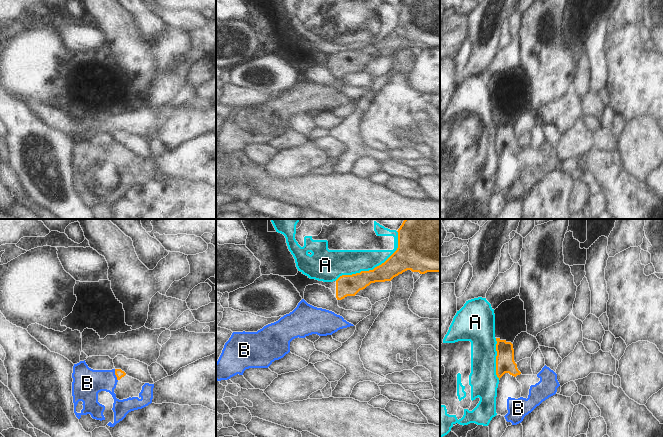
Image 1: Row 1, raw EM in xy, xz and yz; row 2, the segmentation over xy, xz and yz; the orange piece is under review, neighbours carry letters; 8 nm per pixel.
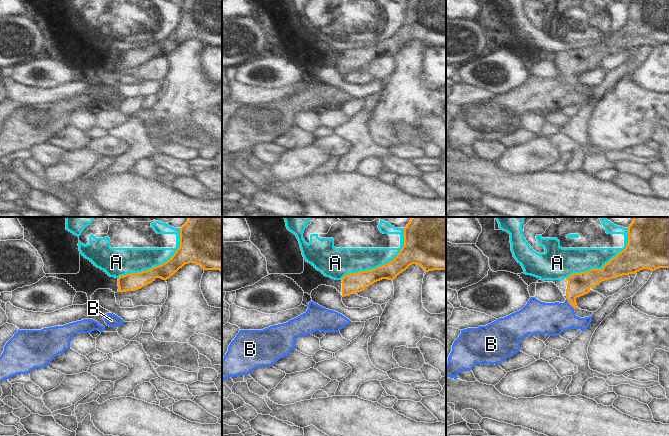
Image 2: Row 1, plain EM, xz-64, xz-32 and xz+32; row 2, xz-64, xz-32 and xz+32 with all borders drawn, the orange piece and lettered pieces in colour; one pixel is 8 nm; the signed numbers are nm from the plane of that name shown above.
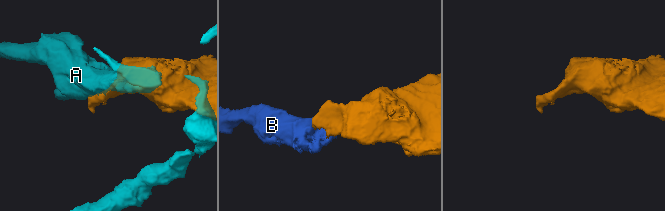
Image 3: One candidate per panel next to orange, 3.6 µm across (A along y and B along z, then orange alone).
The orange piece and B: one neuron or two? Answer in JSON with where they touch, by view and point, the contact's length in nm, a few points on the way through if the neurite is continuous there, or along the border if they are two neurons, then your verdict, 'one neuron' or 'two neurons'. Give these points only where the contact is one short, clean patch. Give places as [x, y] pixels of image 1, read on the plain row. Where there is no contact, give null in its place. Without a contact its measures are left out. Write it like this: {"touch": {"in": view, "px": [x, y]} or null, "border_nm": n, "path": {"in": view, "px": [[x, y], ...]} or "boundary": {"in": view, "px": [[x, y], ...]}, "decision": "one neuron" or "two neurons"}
{"touch": {"in": "xy", "px": [115, 150]}, "border_nm": 100, "path": {"in": "xy", "px": [[119, 149], [115, 150], [106, 156], [87, 159]]}, "decision": "one neuron"}

